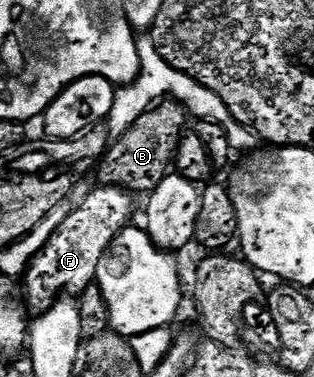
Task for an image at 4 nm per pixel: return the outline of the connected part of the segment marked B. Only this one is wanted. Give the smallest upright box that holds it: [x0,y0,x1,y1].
[99,100,190,195]

